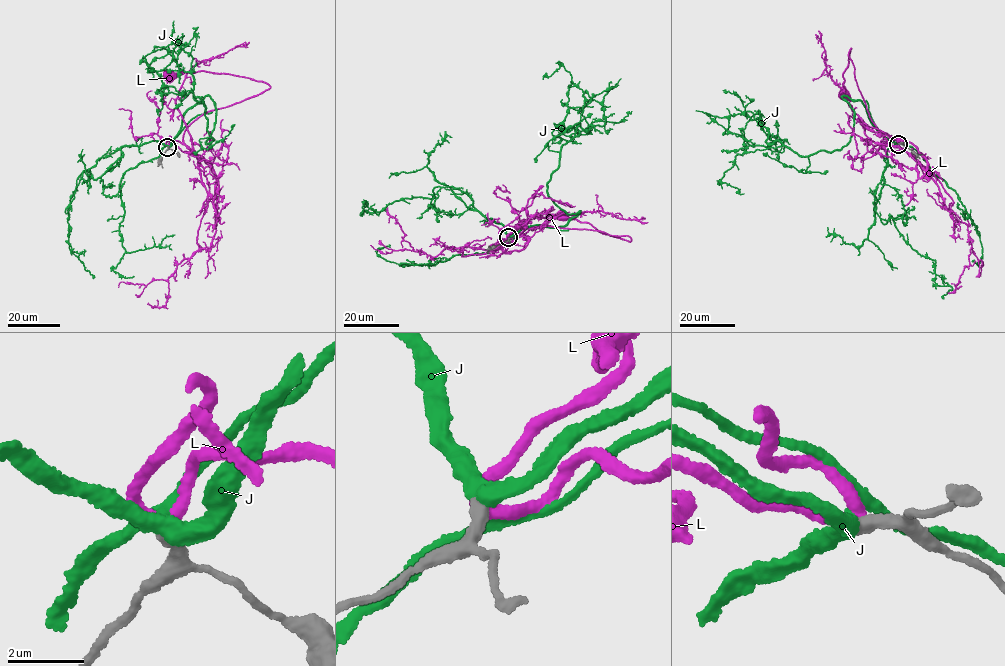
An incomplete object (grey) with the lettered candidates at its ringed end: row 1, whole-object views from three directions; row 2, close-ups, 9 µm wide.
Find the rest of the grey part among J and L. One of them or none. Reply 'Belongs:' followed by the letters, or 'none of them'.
Belongs: none of them

